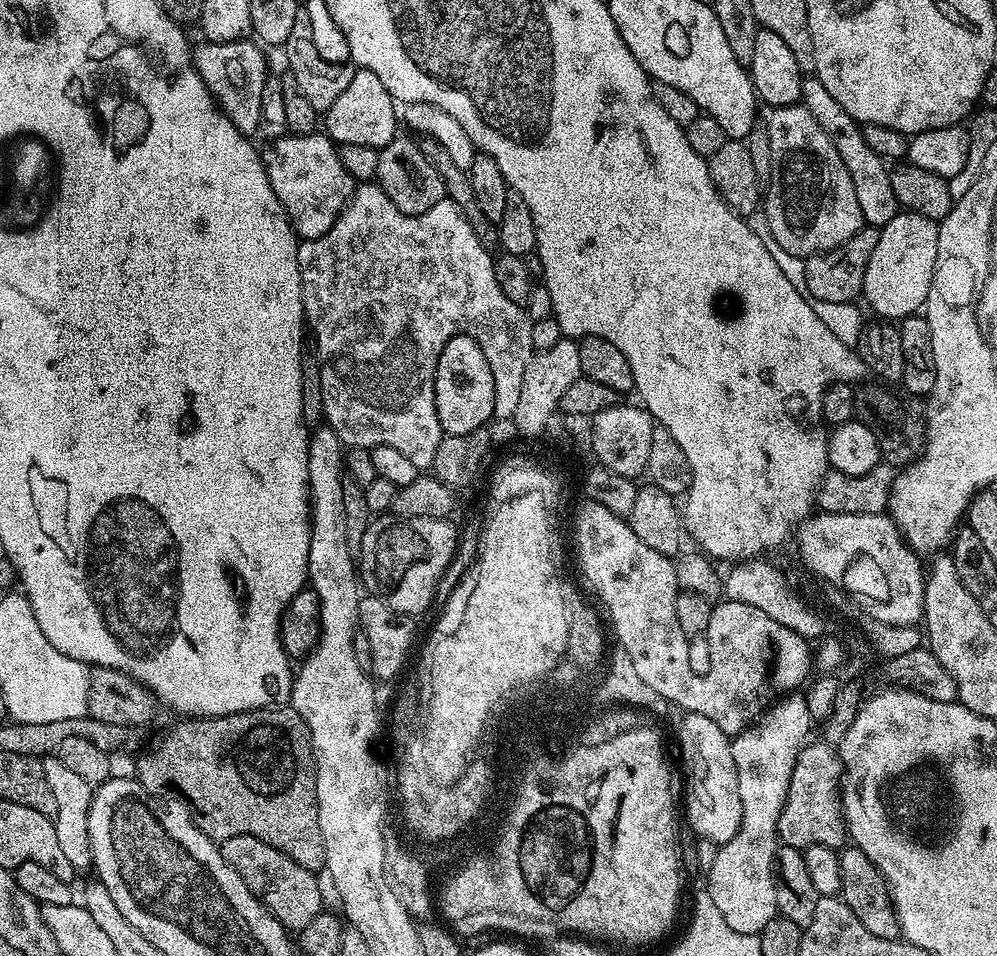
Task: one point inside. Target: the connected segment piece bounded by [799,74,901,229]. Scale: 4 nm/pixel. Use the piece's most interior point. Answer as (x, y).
(872, 178)

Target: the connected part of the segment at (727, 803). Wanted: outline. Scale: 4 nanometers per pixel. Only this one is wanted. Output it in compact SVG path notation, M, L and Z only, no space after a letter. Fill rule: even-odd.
M681 715L678 744L686 776L686 814L692 829L701 839L714 844L728 841L741 824L742 802L738 795L737 770L734 767L731 739L706 716Z

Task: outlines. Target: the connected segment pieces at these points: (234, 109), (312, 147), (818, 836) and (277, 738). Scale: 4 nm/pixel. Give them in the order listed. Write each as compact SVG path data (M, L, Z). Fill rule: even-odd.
M245 38L217 44L200 42L200 45L195 45L192 53L192 61L196 64L202 82L206 82L210 94L230 118L230 122L234 122L240 133L249 138L259 133L262 88L270 77L263 51L265 52L265 49L259 43Z
M282 135L271 141L268 149L263 149L262 159L266 174L270 178L270 186L274 186L274 194L278 194L278 202L282 202L300 240L313 240L326 234L326 230L334 226L340 212L348 204L348 199L356 191L358 181L350 174L350 170L346 170L346 166L342 166L339 147L329 140L327 135Z
M805 743L800 750L800 757L796 760L788 797L778 818L776 835L779 843L789 848L805 850L812 844L824 844L836 850L845 843L843 840L846 840L842 800L838 795L838 785L842 780L840 753L831 744L812 743Z
M291 706L255 708L225 716L180 718L152 745L136 757L135 779L145 792L161 798L179 798L192 816L194 826L217 842L250 834L262 838L266 846L282 850L298 866L312 871L323 859L322 826L319 825L316 762L307 722Z

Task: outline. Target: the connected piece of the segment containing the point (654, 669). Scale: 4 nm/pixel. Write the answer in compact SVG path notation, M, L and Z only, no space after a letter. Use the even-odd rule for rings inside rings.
M584 502L576 516L576 556L580 559L580 572L602 607L608 611L612 632L619 647L630 654L634 670L650 690L657 692L665 702L682 710L684 696L696 696L698 674L690 670L687 661L689 638L682 632L675 614L678 587L675 567L669 557L650 550L638 534L634 534L623 516L616 516L606 506ZM652 644L652 648L644 648ZM652 652L652 656L644 656Z

